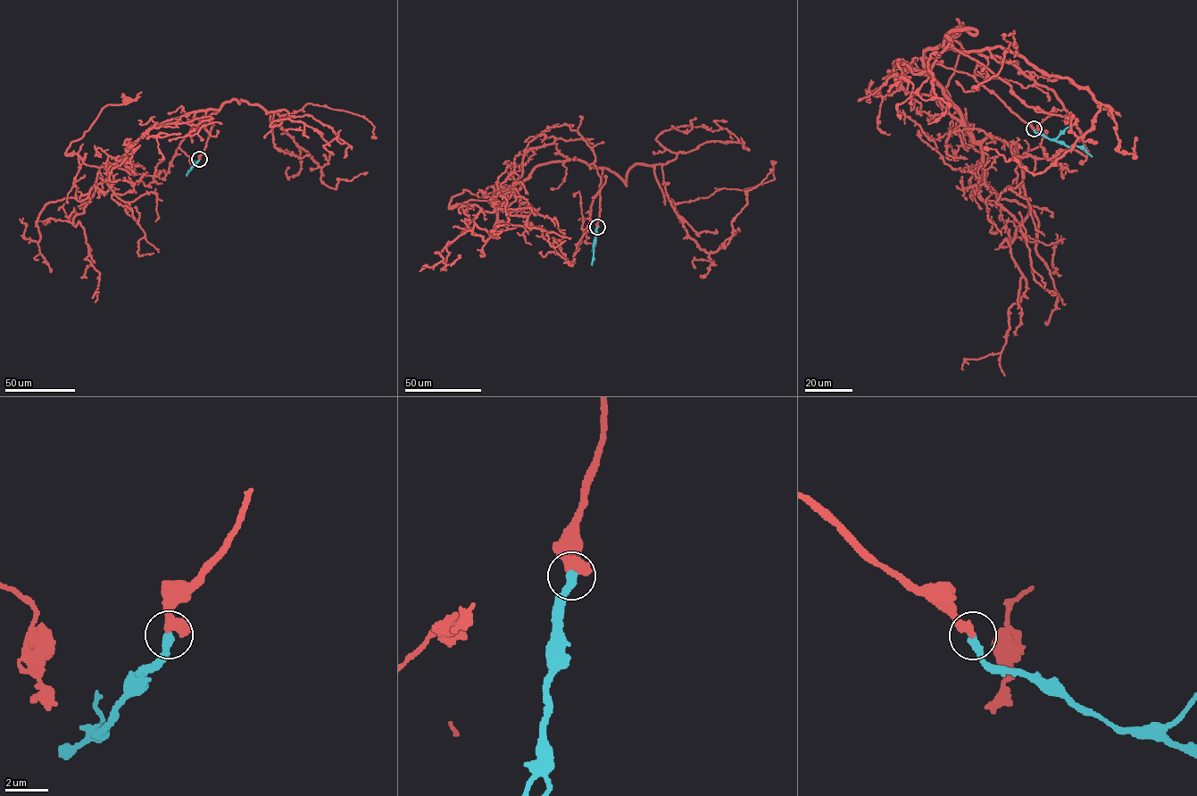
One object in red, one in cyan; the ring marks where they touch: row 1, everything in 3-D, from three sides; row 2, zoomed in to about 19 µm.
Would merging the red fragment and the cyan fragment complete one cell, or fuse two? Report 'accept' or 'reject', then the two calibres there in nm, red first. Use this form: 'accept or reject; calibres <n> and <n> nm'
accept; calibres 500 and 400 nm

